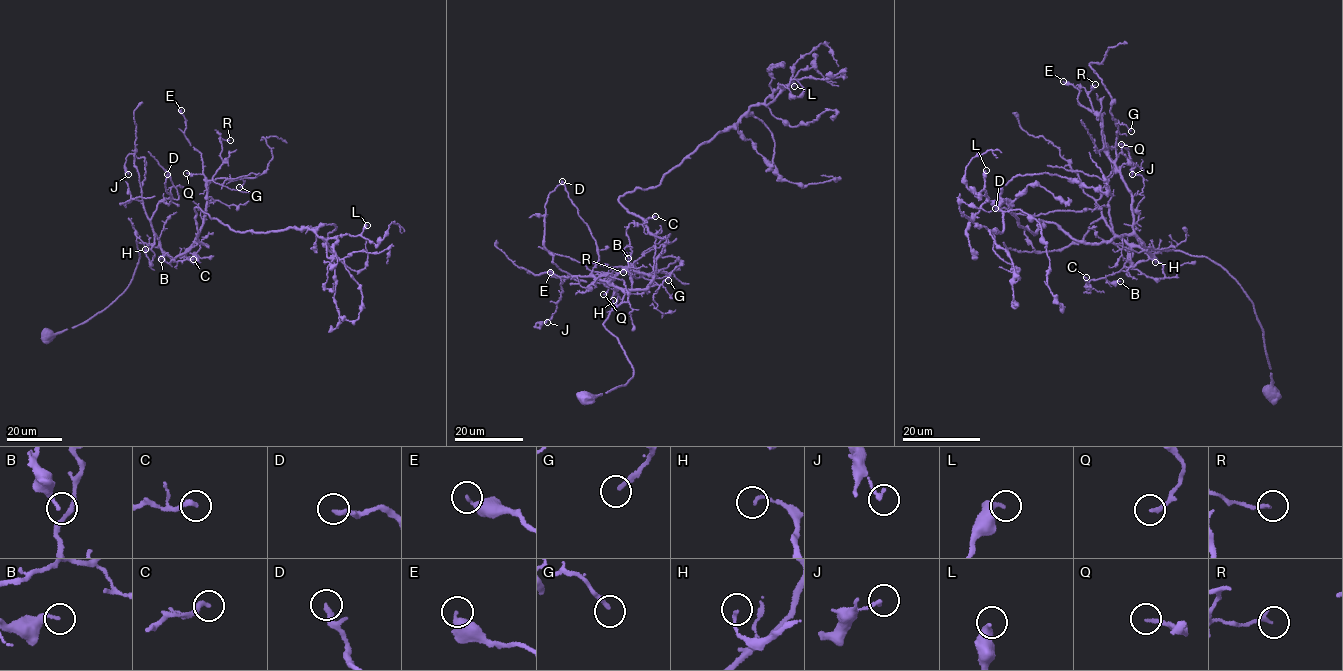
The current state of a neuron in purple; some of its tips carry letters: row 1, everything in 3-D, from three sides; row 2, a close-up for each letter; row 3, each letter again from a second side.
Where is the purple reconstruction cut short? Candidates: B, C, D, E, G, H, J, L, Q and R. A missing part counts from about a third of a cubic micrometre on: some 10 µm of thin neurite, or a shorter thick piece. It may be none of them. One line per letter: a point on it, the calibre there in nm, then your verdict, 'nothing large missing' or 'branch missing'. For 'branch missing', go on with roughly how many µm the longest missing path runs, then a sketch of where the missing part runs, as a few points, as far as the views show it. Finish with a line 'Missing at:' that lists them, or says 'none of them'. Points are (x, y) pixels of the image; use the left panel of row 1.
B: at (161, 259); 220 nm thick; nothing large missing
C: at (193, 259); 220 nm thick; nothing large missing
D: at (167, 174); 240 nm thick; branch missing; about 20 µm are missing
E: at (181, 110); 190 nm thick; nothing large missing
G: at (239, 187); 200 nm thick; branch missing; about 10 µm are missing; missing branch runs (239, 187), (235, 190), (231, 188), (232, 177)
H: at (145, 249); 150 nm thick; nothing large missing
J: at (128, 174); 180 nm thick; nothing large missing
L: at (367, 225); 320 nm thick; nothing large missing
Q: at (186, 173); 190 nm thick; nothing large missing
R: at (230, 140); 160 nm thick; nothing large missing
Missing at: D, G

